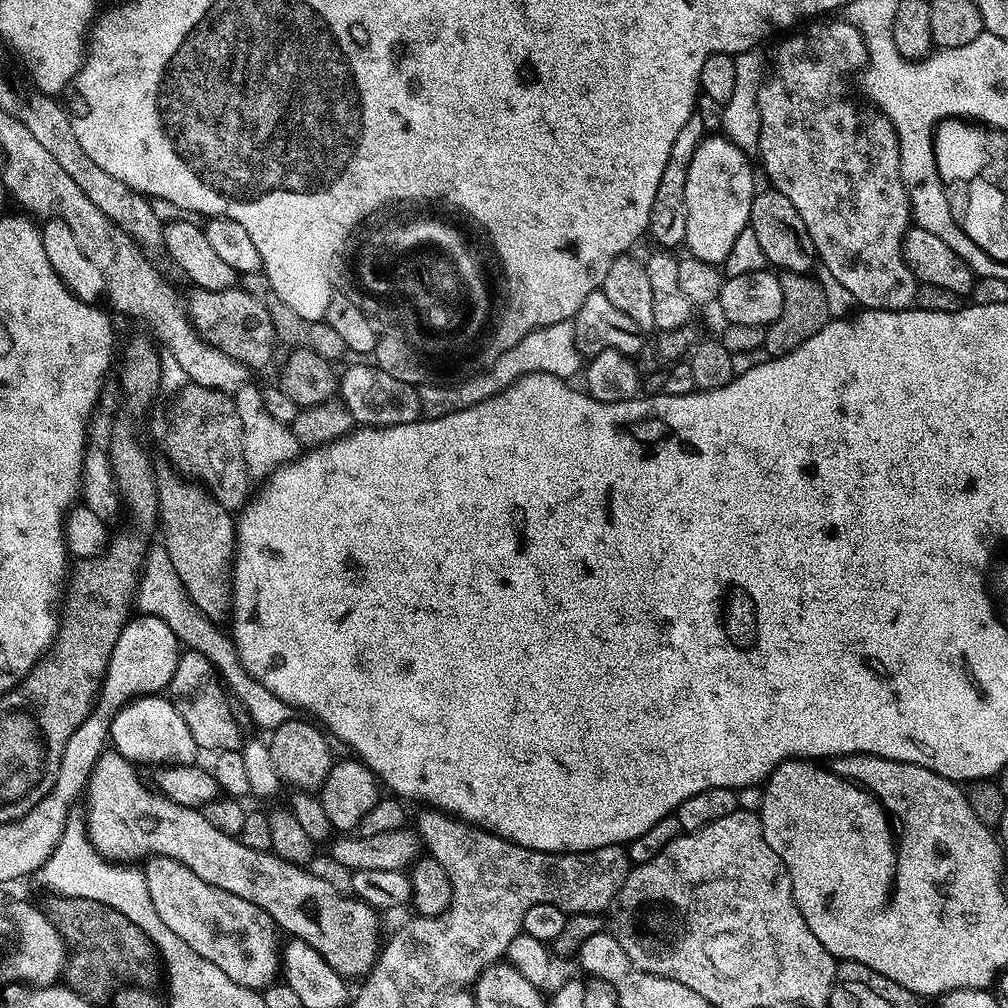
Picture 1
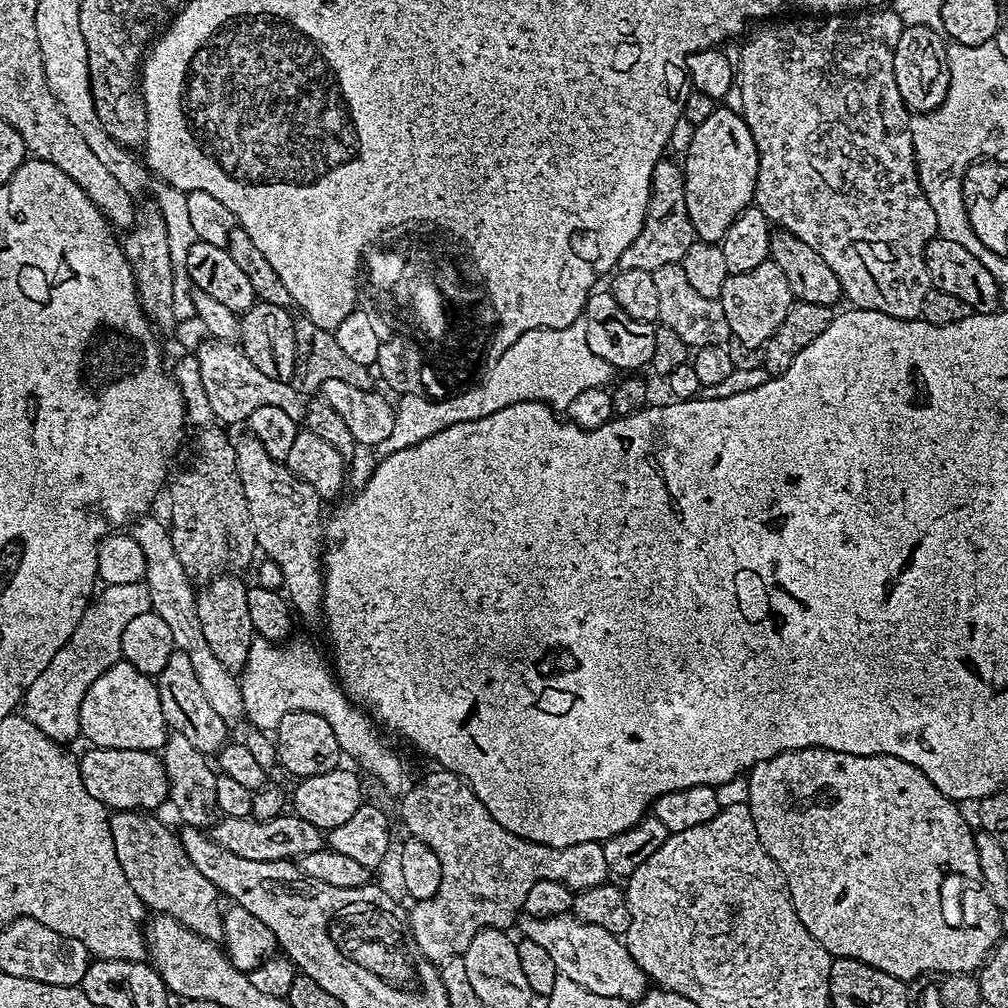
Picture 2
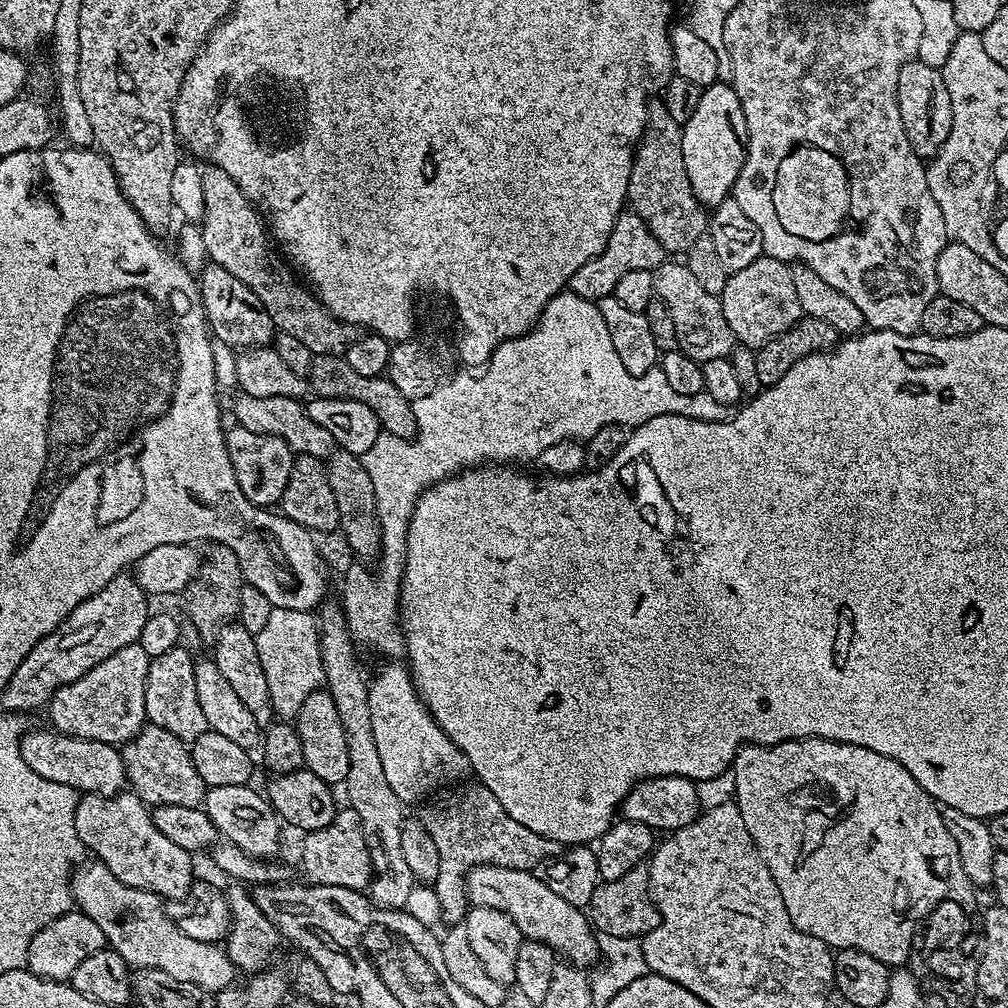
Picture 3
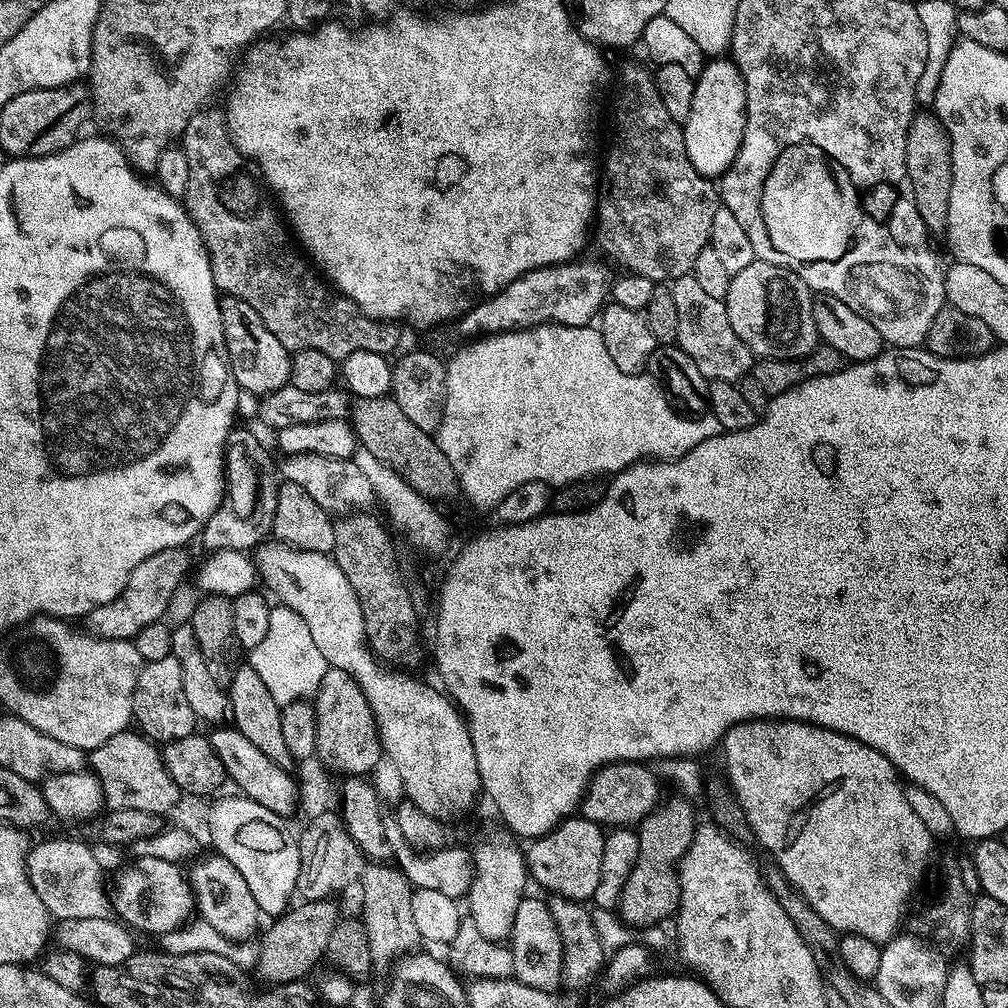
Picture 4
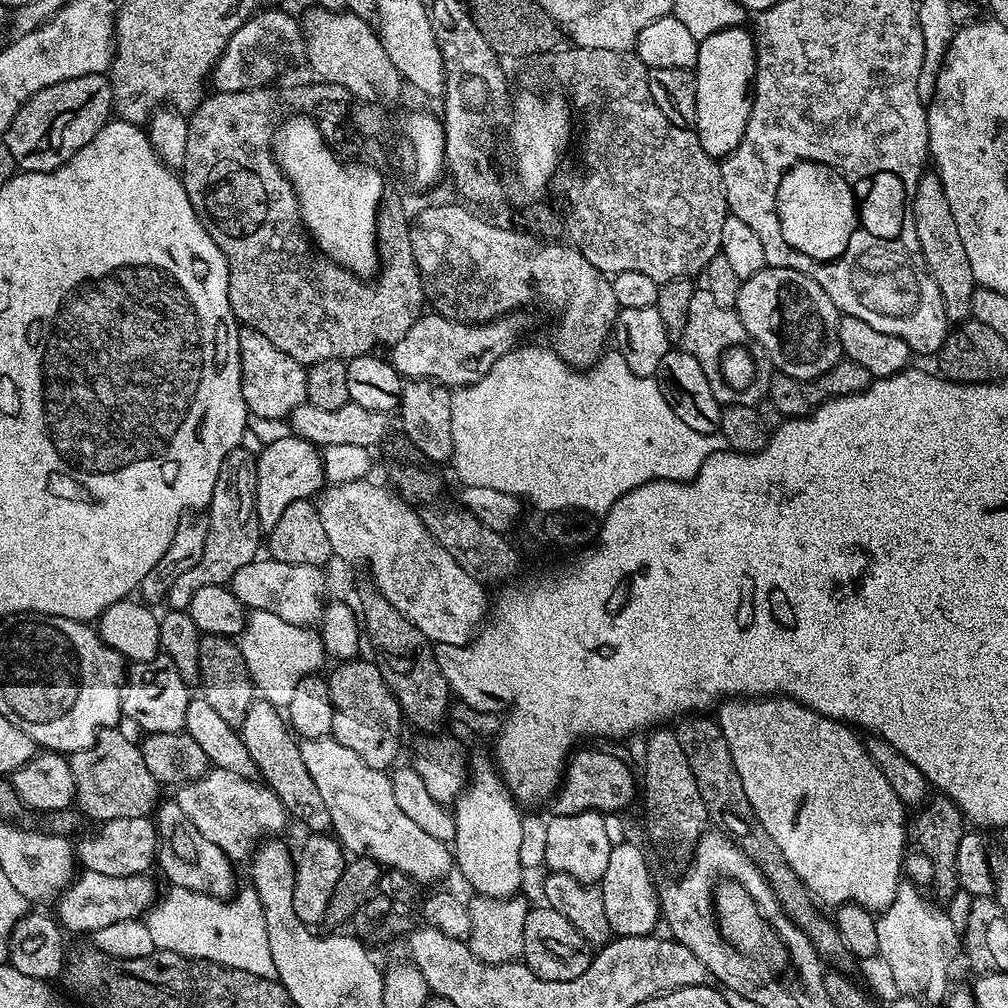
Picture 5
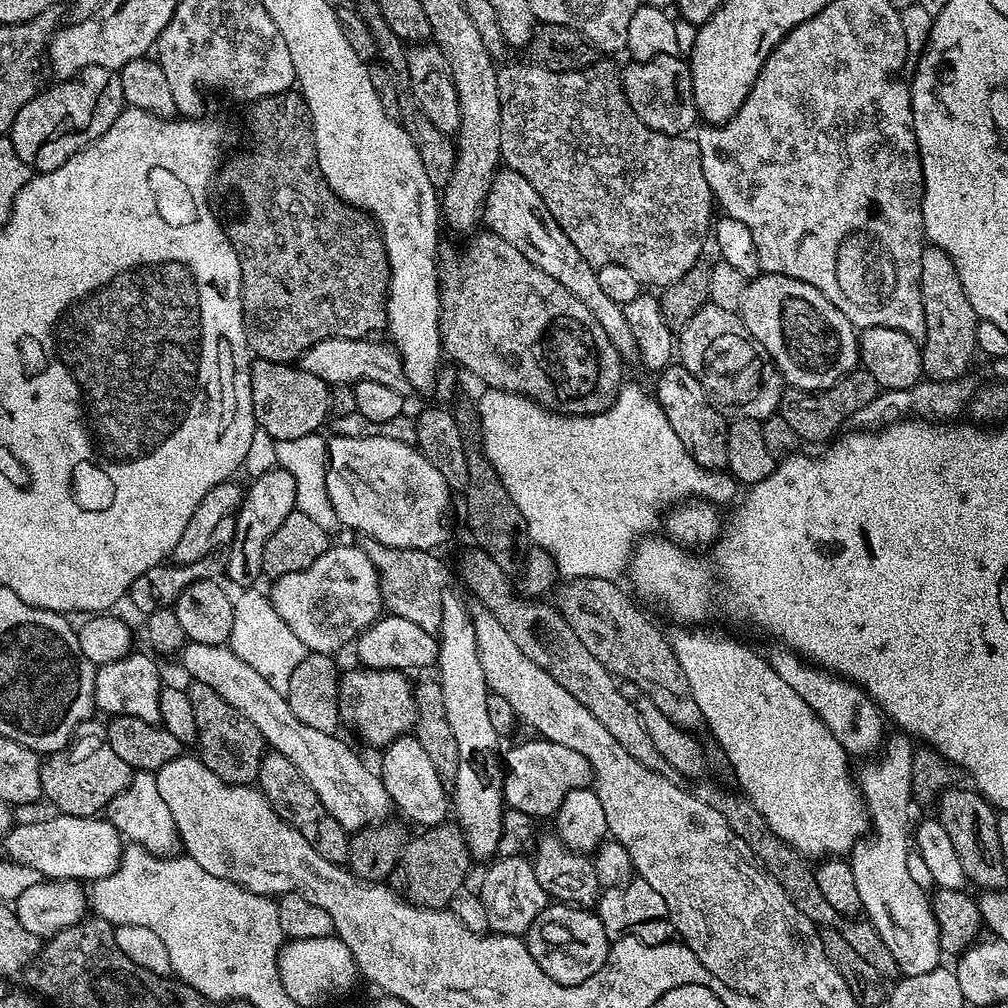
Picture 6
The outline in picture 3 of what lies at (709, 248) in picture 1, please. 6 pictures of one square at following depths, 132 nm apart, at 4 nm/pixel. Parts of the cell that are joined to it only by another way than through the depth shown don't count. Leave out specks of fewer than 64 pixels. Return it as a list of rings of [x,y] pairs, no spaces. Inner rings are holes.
[[[717,82],[703,89],[698,98],[698,110],[694,110],[690,122],[682,127],[682,162],[686,162],[690,190],[694,190],[698,202],[705,206],[715,206],[729,199],[748,154],[746,114],[742,114],[742,102],[738,102],[731,83]]]

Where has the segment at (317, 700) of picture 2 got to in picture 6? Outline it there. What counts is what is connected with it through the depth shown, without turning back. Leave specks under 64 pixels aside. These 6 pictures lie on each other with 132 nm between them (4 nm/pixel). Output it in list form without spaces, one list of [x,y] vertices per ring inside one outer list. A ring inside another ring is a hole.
[[[253,586],[245,588],[235,593],[232,601],[234,610],[234,626],[228,639],[228,644],[246,666],[258,670],[274,690],[287,693],[290,686],[290,674],[298,667],[298,662],[308,655],[309,651],[306,646],[302,646],[302,641],[298,639],[298,634],[278,618],[278,610],[274,610],[271,599],[259,592],[259,587]]]

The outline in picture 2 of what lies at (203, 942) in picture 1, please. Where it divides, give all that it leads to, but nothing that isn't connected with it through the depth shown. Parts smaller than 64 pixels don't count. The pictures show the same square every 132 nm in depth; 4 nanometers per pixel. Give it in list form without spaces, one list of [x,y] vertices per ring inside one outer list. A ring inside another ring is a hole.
[[[137,810],[116,812],[109,819],[114,854],[118,854],[118,866],[122,866],[126,882],[130,882],[134,894],[138,894],[145,909],[172,916],[204,940],[223,941],[224,913],[214,882],[205,878],[199,872],[198,866],[190,862],[179,835],[175,831],[171,832],[162,821],[155,820],[152,816],[155,815]]]

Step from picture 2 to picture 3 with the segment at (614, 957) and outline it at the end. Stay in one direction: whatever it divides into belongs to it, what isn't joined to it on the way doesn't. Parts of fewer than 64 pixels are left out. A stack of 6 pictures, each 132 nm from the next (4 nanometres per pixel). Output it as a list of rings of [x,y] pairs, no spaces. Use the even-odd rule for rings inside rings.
[[[489,864],[471,868],[466,877],[466,895],[471,907],[489,908],[506,914],[510,922],[518,926],[524,940],[542,942],[567,963],[583,969],[587,969],[588,964],[597,963],[600,950],[592,921],[581,909],[570,906],[570,902],[558,898],[554,890],[547,889],[535,871],[490,867]]]

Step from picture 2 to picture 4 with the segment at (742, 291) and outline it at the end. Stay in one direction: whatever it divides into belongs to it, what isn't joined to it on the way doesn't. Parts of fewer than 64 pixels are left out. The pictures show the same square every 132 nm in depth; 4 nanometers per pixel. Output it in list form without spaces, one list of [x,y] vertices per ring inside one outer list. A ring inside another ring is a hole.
[[[756,259],[746,270],[732,273],[730,290],[723,300],[734,334],[746,342],[753,357],[769,360],[801,360],[818,346],[812,313],[812,289],[789,268]]]

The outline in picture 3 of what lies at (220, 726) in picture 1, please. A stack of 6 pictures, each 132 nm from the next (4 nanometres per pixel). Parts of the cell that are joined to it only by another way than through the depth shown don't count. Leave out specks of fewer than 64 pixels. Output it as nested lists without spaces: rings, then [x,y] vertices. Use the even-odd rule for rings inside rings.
[[[177,646],[166,654],[149,659],[146,674],[146,720],[170,730],[185,742],[197,740],[209,731],[202,706],[198,703],[198,693],[194,691],[194,656],[189,649]]]

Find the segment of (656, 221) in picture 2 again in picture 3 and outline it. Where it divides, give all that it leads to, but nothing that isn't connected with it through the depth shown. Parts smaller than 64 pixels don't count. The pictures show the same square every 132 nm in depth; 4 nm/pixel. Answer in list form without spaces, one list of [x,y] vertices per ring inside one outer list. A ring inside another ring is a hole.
[[[631,210],[621,212],[616,220],[614,230],[606,242],[600,256],[596,256],[582,270],[572,275],[570,290],[578,298],[599,302],[602,298],[613,295],[618,286],[618,278],[622,274],[630,274],[630,270],[646,270],[652,272],[659,264],[665,263],[664,247],[654,238],[654,234],[644,224],[644,219]]]

